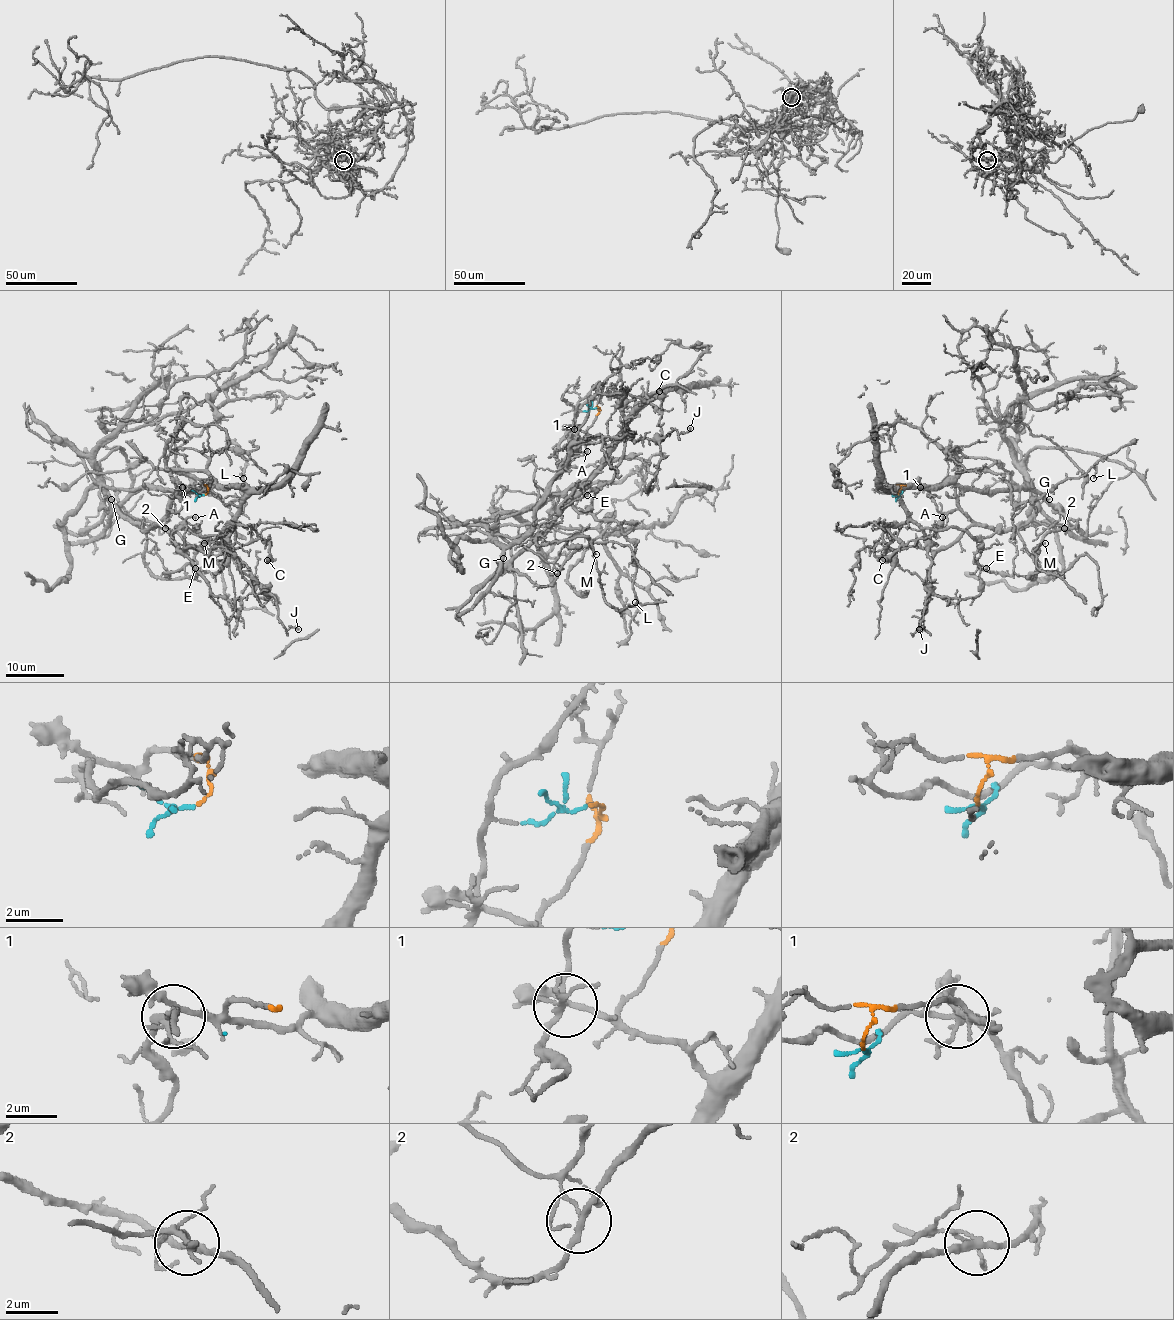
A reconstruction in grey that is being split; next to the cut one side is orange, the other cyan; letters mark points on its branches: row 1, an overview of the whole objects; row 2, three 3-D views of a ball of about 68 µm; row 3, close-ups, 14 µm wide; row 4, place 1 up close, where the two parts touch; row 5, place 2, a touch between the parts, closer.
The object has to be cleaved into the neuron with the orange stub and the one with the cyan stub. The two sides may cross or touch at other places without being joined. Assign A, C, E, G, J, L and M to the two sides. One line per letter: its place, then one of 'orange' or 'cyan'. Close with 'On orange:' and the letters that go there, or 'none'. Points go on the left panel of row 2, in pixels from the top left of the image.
A: at (195, 517); orange
C: at (267, 560); orange
E: at (195, 568); orange
G: at (111, 499); cyan
J: at (298, 629); orange
L: at (243, 478); orange
M: at (204, 543); orange
On orange: A, C, E, J, L, M

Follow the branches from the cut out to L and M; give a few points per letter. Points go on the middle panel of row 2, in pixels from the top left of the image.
L: (596, 407), (586, 431), (607, 453), (565, 498), (579, 511), (613, 519), (633, 544), (635, 603)
M: (596, 407), (586, 431), (607, 447), (604, 466), (511, 564), (549, 585), (577, 550), (596, 554)

